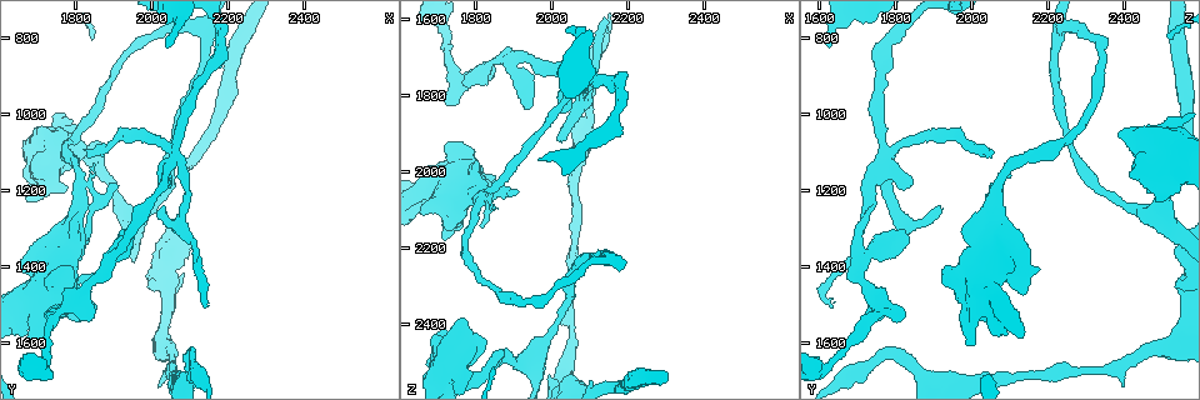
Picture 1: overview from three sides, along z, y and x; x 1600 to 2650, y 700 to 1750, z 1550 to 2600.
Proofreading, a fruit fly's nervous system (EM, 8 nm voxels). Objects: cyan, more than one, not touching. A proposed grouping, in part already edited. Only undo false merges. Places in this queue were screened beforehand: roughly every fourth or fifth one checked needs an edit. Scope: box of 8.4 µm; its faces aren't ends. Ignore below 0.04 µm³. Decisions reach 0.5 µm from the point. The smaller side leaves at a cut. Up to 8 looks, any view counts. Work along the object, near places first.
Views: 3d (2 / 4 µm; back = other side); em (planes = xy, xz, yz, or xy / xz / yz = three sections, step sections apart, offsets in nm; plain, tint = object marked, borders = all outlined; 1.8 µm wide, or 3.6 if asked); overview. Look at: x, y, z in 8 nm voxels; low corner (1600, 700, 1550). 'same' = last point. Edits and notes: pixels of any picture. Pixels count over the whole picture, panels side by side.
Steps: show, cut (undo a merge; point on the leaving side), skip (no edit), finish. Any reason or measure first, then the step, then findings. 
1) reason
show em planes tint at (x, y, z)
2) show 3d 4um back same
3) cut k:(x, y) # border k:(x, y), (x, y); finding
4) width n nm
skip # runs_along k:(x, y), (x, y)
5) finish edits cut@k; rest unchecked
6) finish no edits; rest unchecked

two arms at a narrow angle
show 3d 4um at (1715, 1460, 2025)

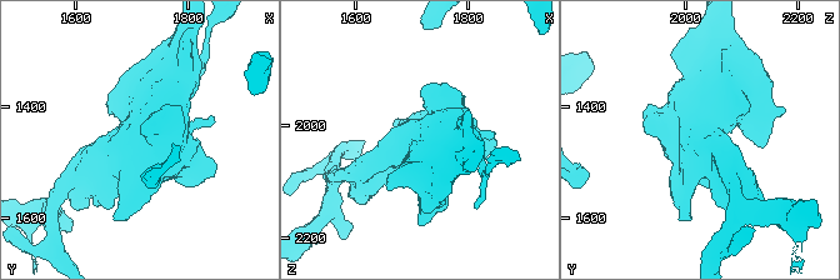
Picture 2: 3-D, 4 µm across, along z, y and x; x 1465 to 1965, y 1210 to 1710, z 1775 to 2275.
show em 3.6um yz step 8 tint at (1720, 1460, 2030)

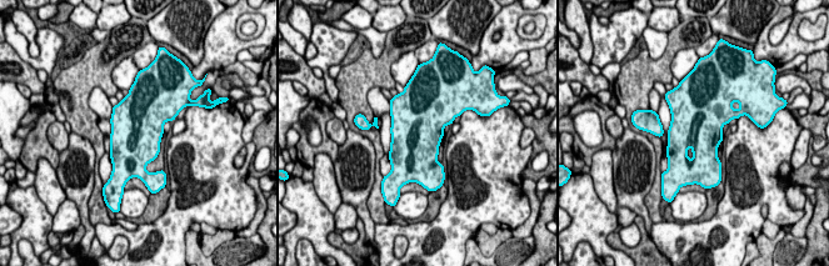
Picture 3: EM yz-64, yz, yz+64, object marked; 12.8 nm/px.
cut it another way
show em 3.6um planes borders same

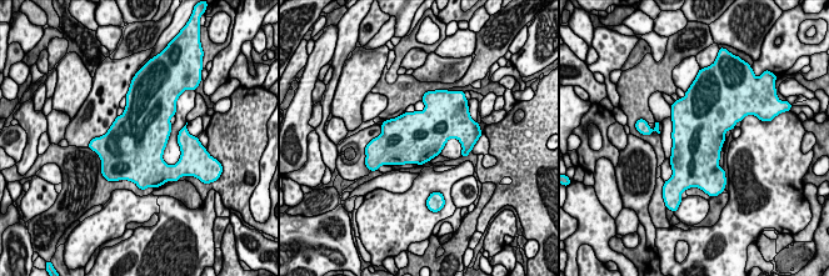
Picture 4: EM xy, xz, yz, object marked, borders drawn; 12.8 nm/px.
skip # one cell here

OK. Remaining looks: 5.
thick turns thin
show em planes tint at (1720, 1660, 1620)

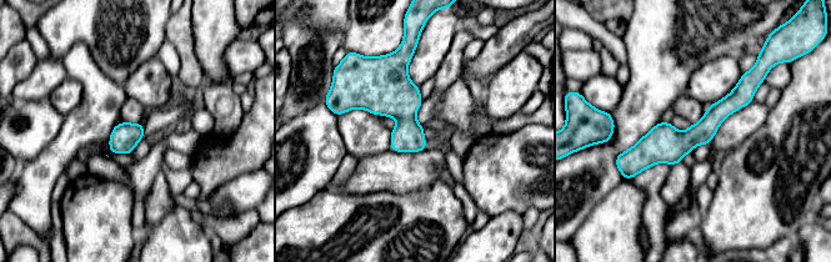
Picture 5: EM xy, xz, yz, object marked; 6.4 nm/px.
skip # runs_along 5:(752, 84), (689, 140), (625, 157); all the same cell

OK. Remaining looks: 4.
show 3d 4um at (1880, 1395, 1710)

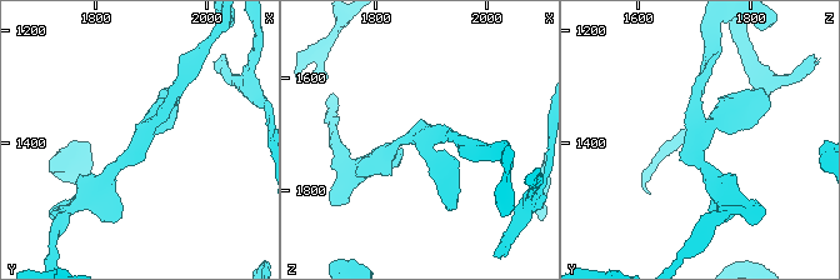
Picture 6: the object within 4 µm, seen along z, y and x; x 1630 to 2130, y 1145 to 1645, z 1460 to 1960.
arms 3; arm_widths 160, 220, 280 nm
show em planes tint at (1885, 1385, 1710)

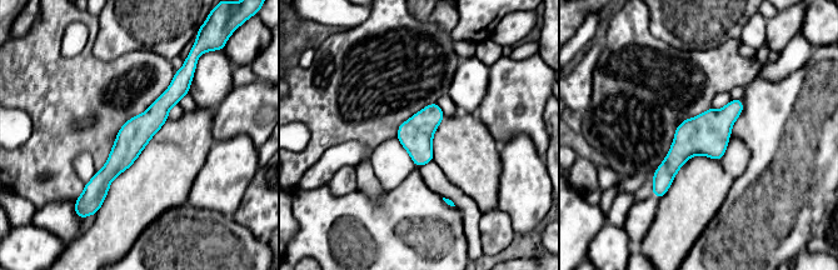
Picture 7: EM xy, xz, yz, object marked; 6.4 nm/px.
skip # runs_along 7:(186, 79), (130, 140), (91, 194); one cell here

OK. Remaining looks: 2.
finish no edits; rest unchecked

